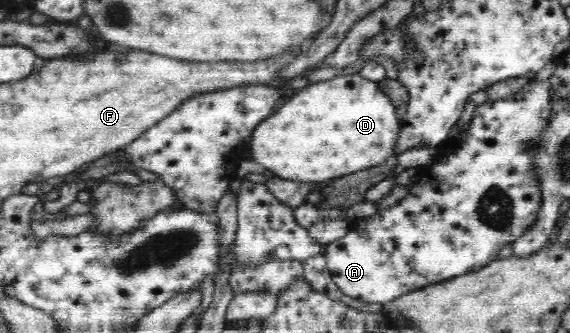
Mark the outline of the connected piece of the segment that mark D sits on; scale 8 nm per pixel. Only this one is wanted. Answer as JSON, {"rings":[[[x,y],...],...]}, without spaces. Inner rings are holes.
{"rings":[[[360,73],[337,74],[326,81],[309,82],[306,87],[287,95],[265,119],[251,134],[253,158],[285,180],[323,182],[383,164],[391,156],[397,156],[393,146],[397,142],[401,119],[397,117],[395,105],[376,82],[367,80]]]}

